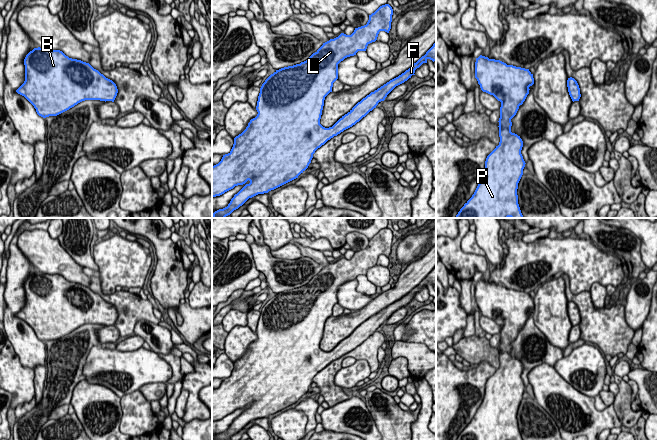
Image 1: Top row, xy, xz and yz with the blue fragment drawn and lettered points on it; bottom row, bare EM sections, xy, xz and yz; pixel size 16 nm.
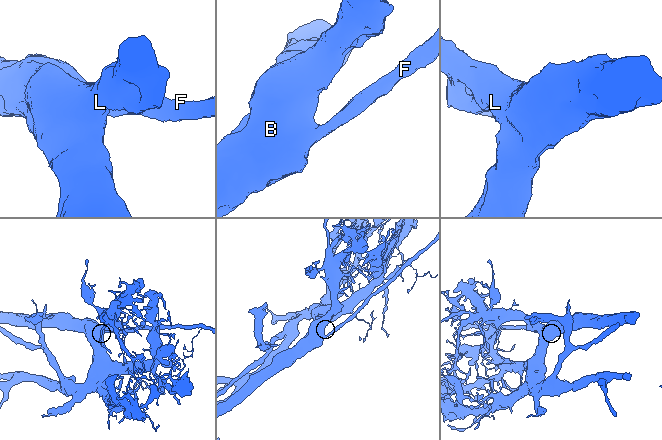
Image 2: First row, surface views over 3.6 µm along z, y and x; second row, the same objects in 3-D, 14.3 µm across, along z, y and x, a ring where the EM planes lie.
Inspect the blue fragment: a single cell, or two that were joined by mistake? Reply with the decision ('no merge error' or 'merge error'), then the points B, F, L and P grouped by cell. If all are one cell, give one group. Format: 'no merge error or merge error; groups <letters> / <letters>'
no merge error; groups B F L P

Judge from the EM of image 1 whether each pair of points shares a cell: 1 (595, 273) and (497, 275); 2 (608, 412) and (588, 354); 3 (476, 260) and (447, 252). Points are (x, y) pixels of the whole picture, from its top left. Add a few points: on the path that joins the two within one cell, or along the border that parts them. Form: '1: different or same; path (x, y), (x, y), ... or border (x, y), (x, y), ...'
1: same; path (571, 259), (539, 259), (521, 265)
2: different; border (572, 386), (580, 392), (593, 397)
3: same; path (469, 260), (456, 260), (454, 258)

